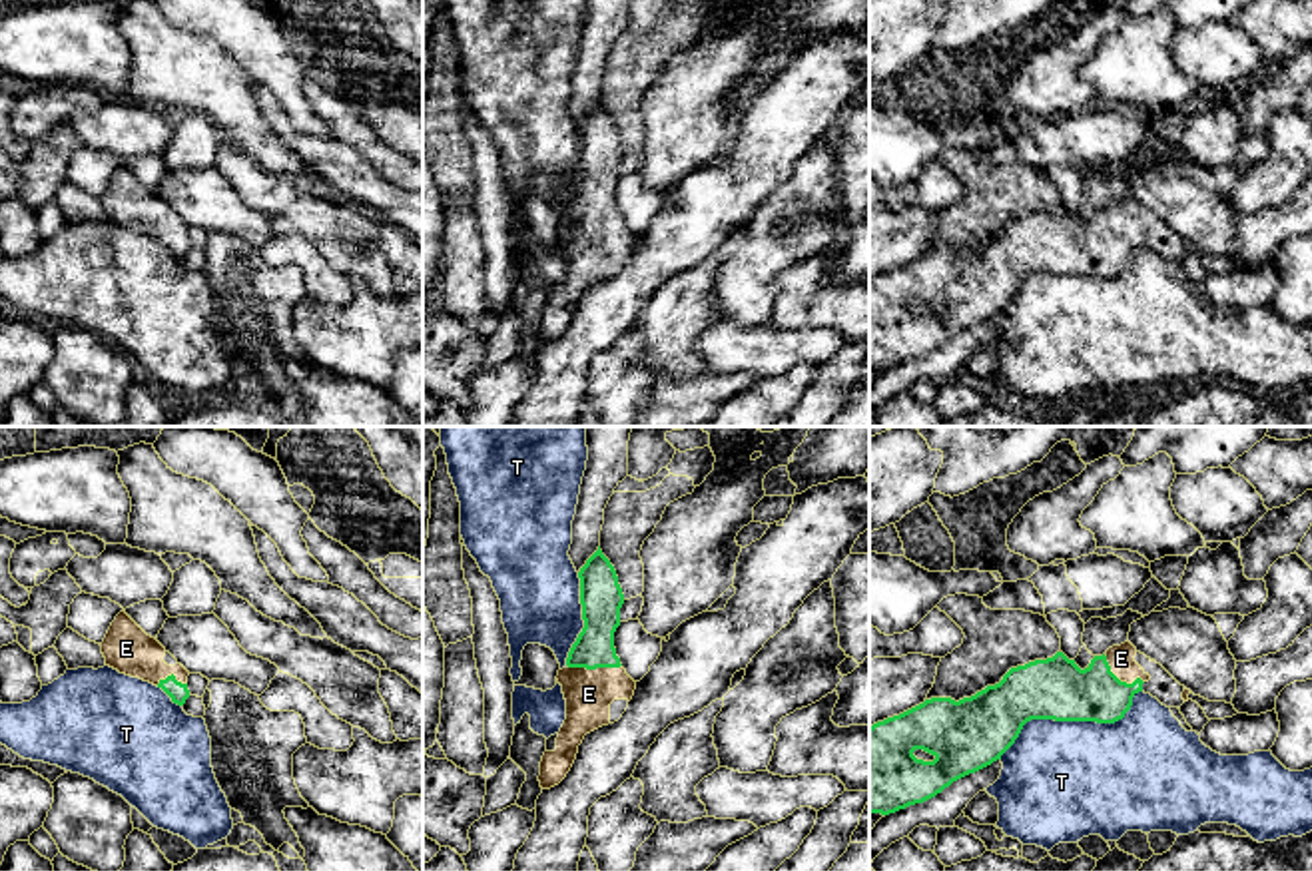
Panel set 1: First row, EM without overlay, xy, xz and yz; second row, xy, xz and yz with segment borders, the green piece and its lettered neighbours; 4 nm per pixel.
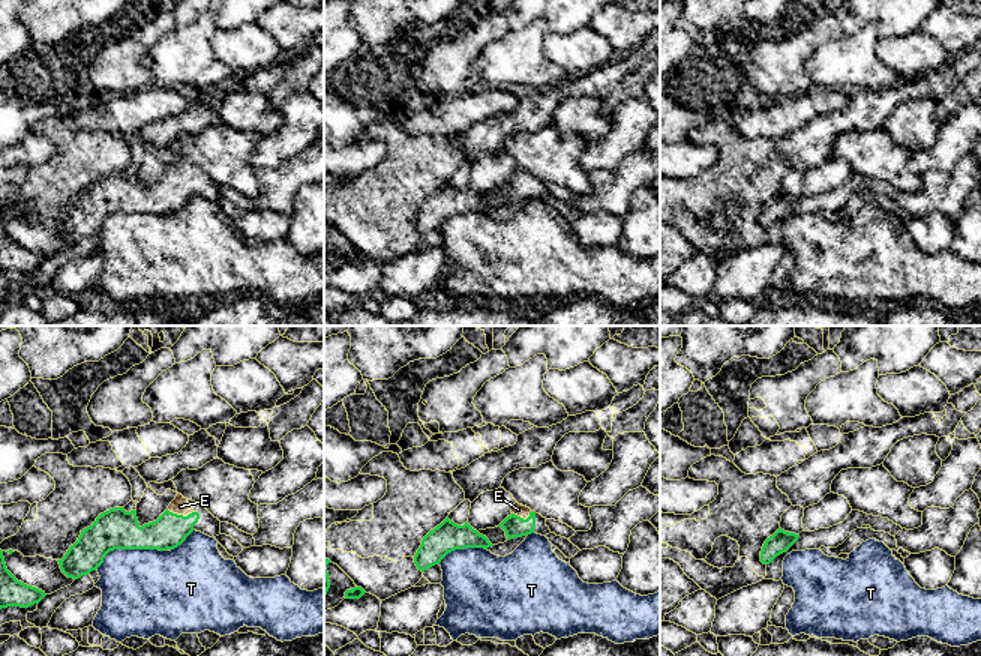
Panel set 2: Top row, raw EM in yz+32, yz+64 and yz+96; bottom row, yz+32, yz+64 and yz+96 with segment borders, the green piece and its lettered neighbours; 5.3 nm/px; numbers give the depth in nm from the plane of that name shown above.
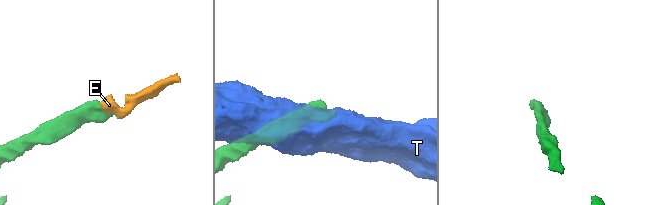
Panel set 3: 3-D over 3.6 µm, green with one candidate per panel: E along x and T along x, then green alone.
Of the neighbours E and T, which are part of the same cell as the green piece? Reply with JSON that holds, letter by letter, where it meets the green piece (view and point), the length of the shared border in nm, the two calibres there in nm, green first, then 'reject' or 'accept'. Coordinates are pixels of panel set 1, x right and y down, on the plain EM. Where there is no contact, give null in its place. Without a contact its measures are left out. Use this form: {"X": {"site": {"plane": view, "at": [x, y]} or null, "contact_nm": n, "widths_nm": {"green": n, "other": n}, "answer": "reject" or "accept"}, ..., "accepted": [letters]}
{"E": {"site": {"plane": "xz", "at": [595, 222]}, "contact_nm": 220, "widths_nm": {"green": 160, "other": 190}, "answer": "accept"}, "T": {"site": {"plane": "yz", "at": [1069, 274]}, "contact_nm": 650, "widths_nm": {"green": 260, "other": 480}, "answer": "reject"}, "accepted": ["E"]}

